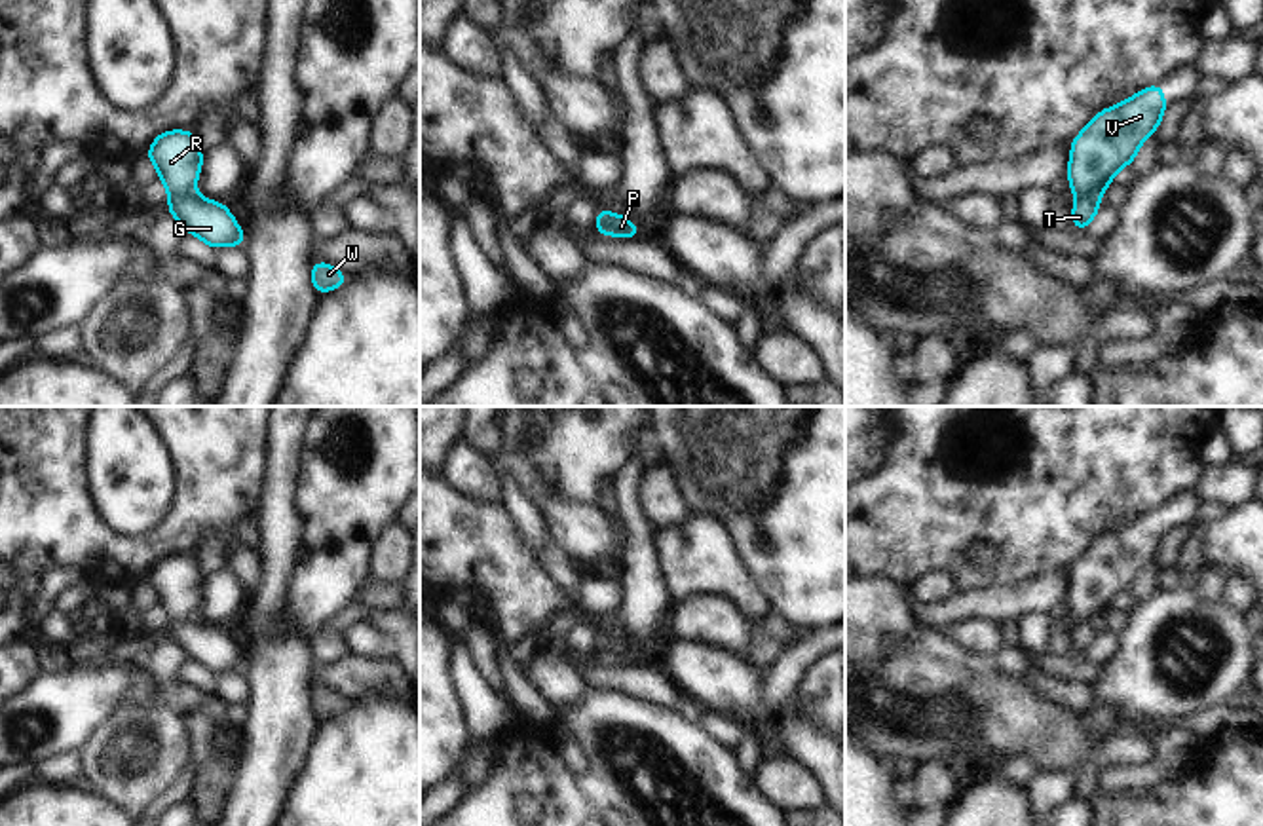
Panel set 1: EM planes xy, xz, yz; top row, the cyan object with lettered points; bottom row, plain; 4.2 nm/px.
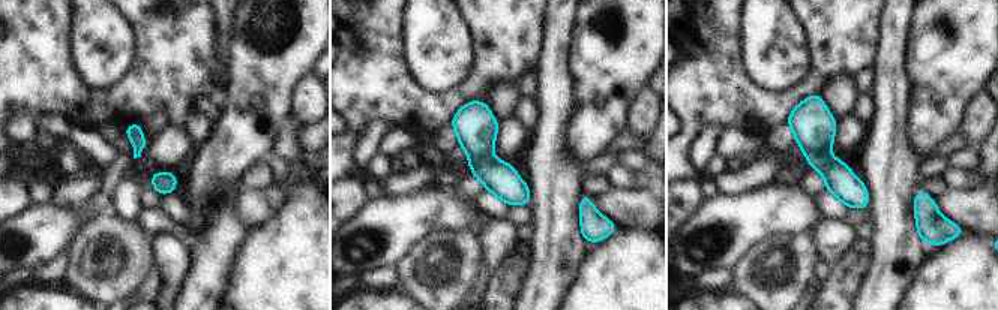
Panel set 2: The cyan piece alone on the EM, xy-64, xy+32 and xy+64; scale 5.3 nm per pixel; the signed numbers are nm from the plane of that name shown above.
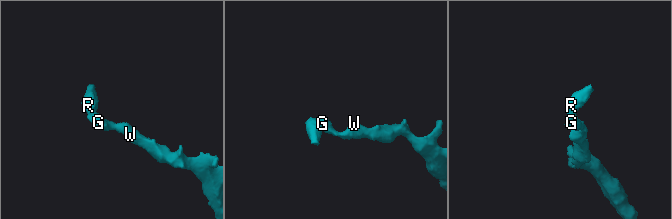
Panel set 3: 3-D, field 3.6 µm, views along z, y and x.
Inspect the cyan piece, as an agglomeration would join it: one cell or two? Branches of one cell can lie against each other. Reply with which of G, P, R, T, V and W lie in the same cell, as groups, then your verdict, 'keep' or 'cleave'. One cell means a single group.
G P R T V W | keep

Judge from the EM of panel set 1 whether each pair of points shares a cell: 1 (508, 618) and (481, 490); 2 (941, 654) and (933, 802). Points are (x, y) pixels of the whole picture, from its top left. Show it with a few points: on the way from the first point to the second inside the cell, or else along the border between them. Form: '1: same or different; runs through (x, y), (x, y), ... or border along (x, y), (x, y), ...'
1: different; border along (443, 479), (475, 500), (498, 502)
2: different; border along (920, 764), (948, 762), (965, 777)

